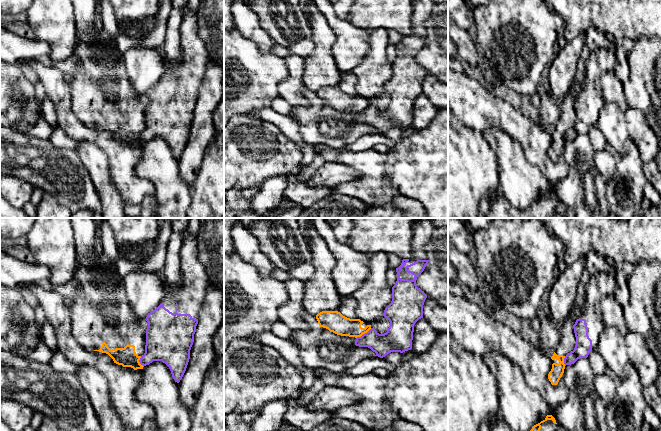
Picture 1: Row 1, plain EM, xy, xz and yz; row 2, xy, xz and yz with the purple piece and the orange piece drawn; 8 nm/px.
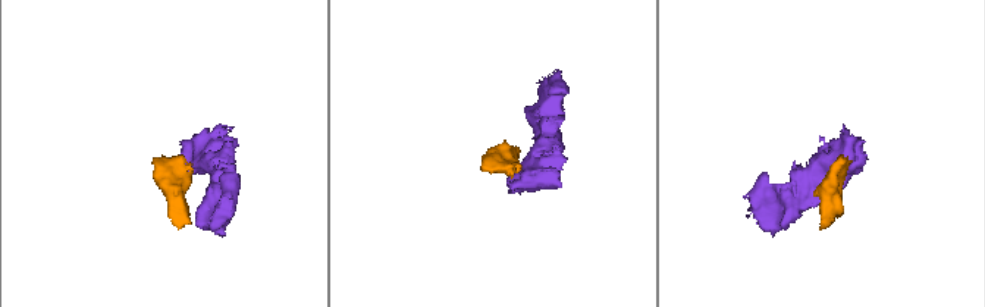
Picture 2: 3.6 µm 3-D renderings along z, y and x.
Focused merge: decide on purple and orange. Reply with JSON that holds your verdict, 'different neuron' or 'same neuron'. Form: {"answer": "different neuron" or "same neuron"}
{"answer": "different neuron"}

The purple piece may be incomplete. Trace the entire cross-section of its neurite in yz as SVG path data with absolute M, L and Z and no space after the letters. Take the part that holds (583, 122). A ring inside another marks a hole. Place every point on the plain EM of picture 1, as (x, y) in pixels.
M599 48L590 53L590 56L585 62L585 76L581 85L581 91L573 101L576 113L576 121L573 127L567 130L564 134L564 140L574 140L580 134L587 134L590 127L595 125L600 115L600 111L604 105L602 98L602 88L600 85L600 77L607 71L613 70L616 64L615 53L605 48Z

